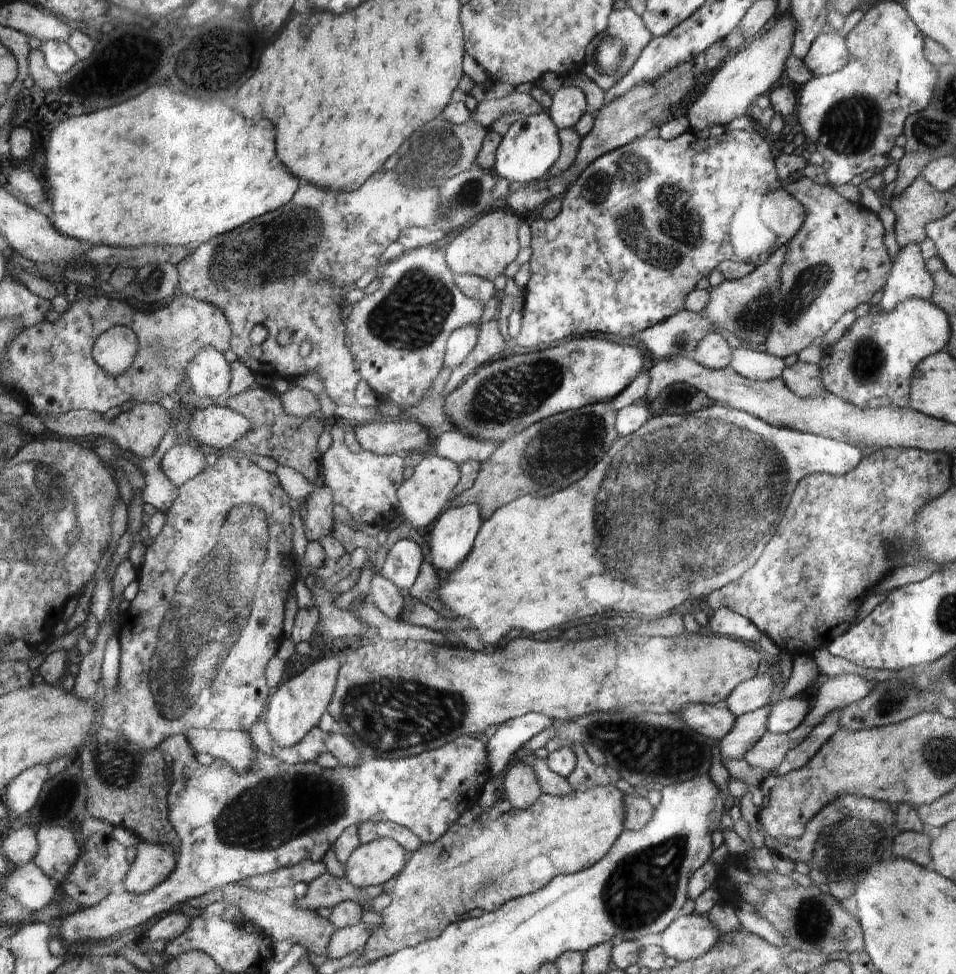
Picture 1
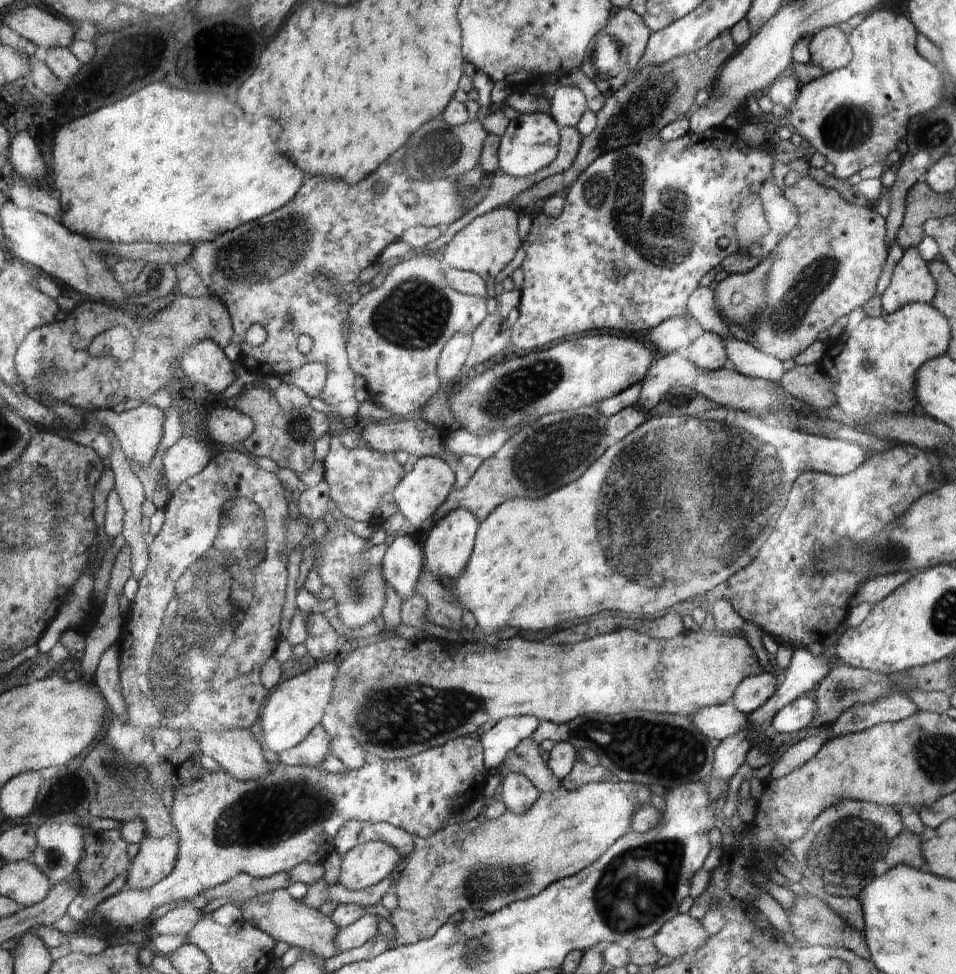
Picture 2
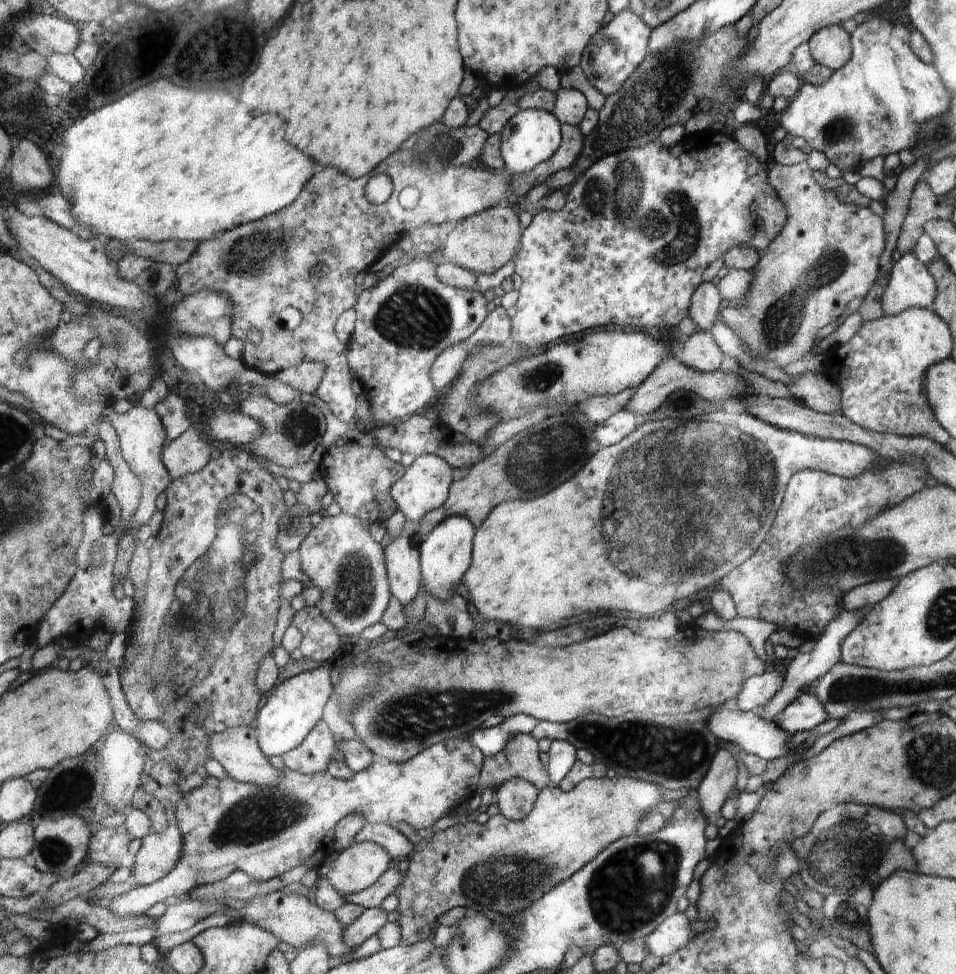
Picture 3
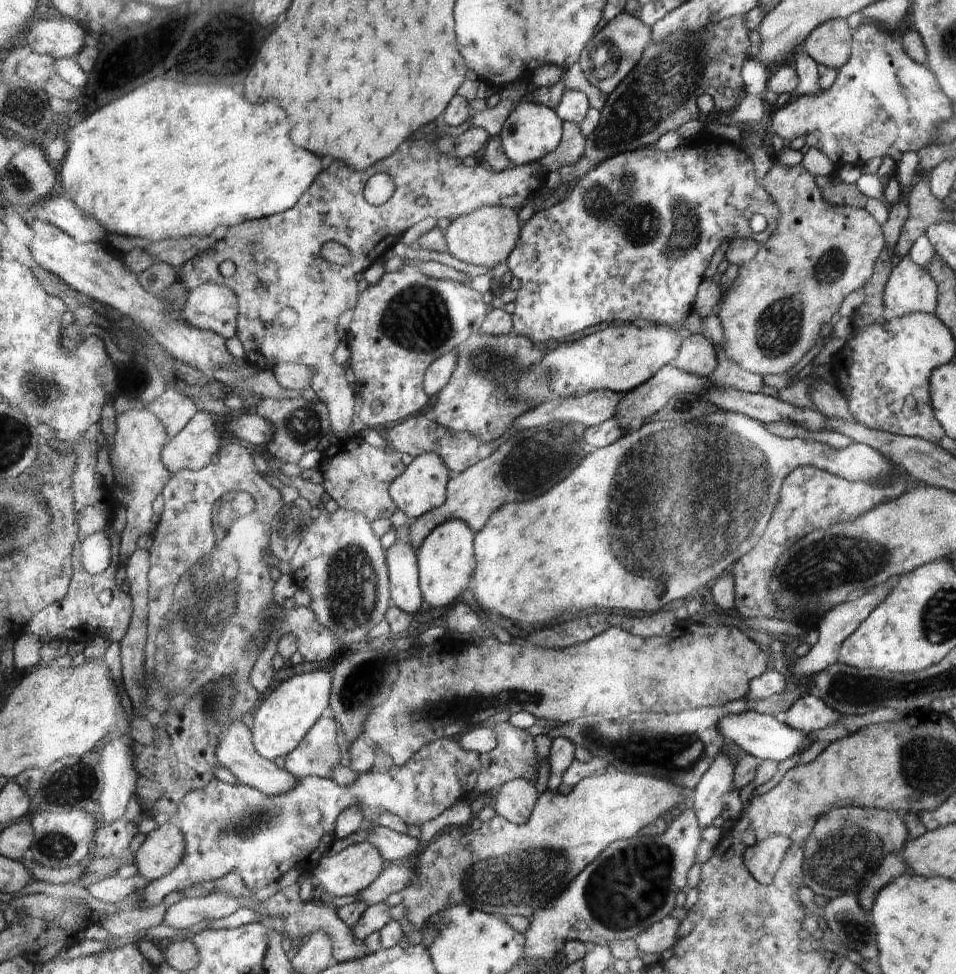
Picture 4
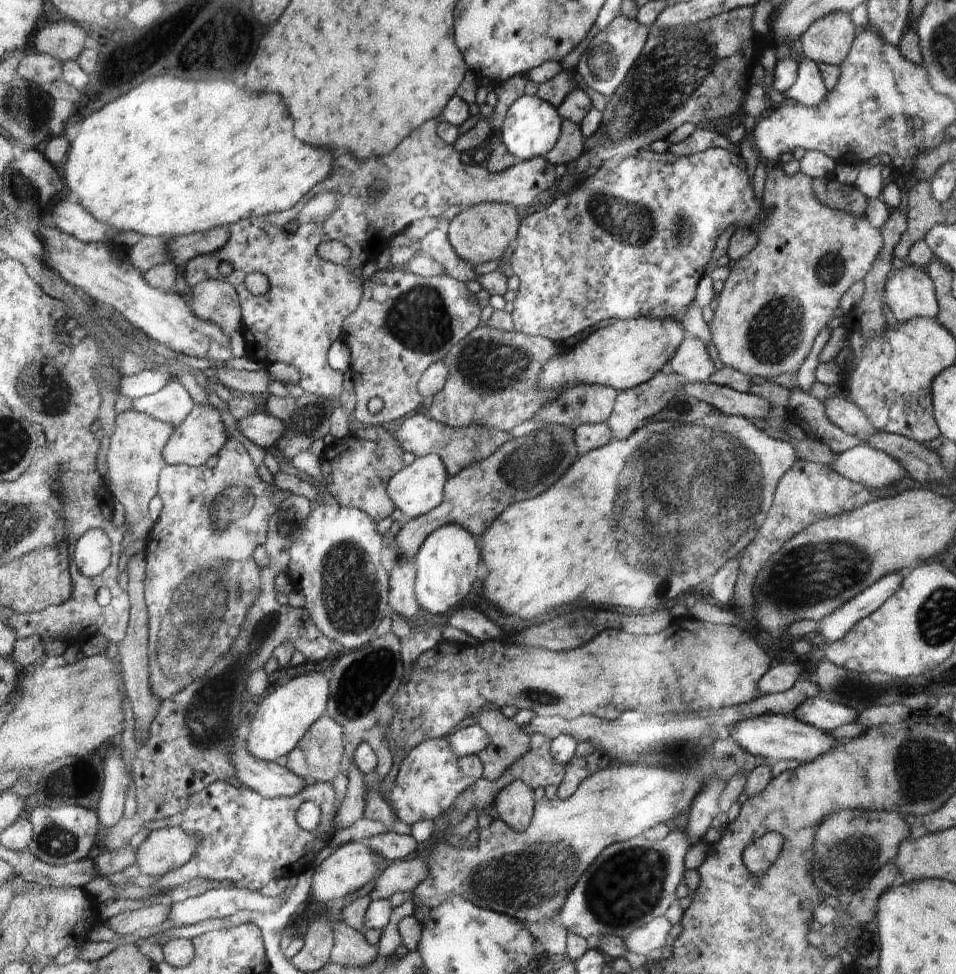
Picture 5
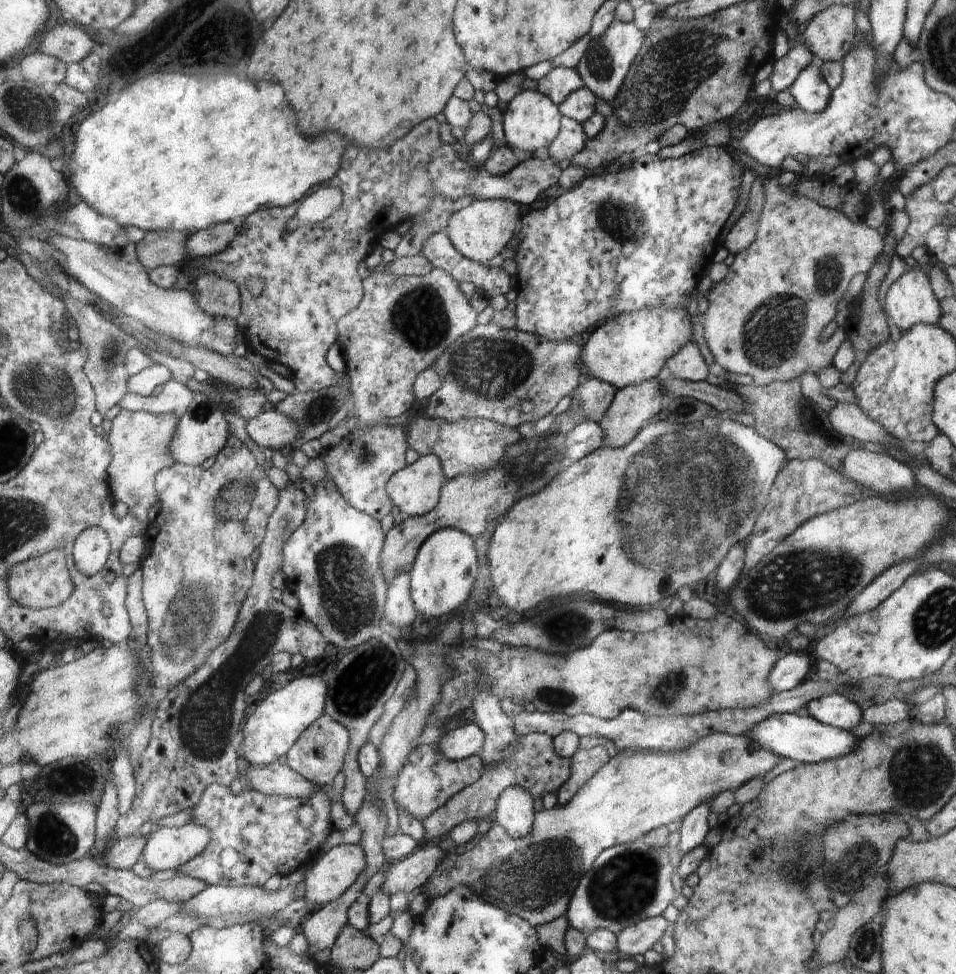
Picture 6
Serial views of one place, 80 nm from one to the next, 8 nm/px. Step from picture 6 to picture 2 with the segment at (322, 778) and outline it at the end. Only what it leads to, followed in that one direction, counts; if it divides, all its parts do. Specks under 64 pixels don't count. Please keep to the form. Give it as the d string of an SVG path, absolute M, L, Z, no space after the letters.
M322 725L310 732L300 744L279 754L279 760L288 766L320 767L331 752L332 738Z

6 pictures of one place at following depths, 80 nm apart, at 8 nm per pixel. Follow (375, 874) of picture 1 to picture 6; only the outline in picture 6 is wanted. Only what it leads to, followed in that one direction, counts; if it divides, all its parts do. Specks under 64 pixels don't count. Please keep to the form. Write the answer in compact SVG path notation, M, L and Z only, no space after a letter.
M347 843L320 853L309 865L310 870L304 878L306 885L305 900L313 908L318 908L348 892L353 882L357 881L362 873L365 873L368 860L365 858L365 851L360 845Z

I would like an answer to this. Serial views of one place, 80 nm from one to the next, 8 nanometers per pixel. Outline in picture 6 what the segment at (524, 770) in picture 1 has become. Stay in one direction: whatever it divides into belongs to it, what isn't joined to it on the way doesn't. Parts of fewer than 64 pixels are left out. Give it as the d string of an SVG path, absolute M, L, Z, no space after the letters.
M509 786L502 792L492 817L514 838L526 837L532 832L536 818L533 797L523 786Z

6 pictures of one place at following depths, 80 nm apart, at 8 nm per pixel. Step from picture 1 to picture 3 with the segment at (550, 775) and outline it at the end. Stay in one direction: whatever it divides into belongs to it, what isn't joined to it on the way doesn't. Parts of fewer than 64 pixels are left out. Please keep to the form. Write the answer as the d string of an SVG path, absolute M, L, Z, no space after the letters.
M531 734L517 735L502 753L485 757L477 791L483 792L488 786L496 790L514 777L526 779L539 791L550 786L549 774L540 763L539 752L538 741Z

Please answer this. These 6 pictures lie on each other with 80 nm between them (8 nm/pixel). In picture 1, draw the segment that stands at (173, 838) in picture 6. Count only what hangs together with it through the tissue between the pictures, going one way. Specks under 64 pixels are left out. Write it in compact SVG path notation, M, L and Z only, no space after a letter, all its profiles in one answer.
M149 839L135 847L136 858L130 864L123 886L129 893L143 895L164 882L177 868L176 852L168 840L160 844Z

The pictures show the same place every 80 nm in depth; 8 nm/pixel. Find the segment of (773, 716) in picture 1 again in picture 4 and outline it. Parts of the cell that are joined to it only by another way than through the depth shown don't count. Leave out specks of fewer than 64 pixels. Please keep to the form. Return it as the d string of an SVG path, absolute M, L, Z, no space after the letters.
M812 694L802 695L787 710L785 723L797 731L809 733L836 724L842 716L820 698Z

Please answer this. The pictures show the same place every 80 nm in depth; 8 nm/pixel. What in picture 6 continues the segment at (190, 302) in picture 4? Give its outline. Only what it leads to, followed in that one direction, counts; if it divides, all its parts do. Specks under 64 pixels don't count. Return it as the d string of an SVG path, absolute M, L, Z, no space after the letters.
M206 274L196 280L196 288L196 298L202 298L202 310L206 310L206 314L236 321L242 311L241 293L232 279Z

